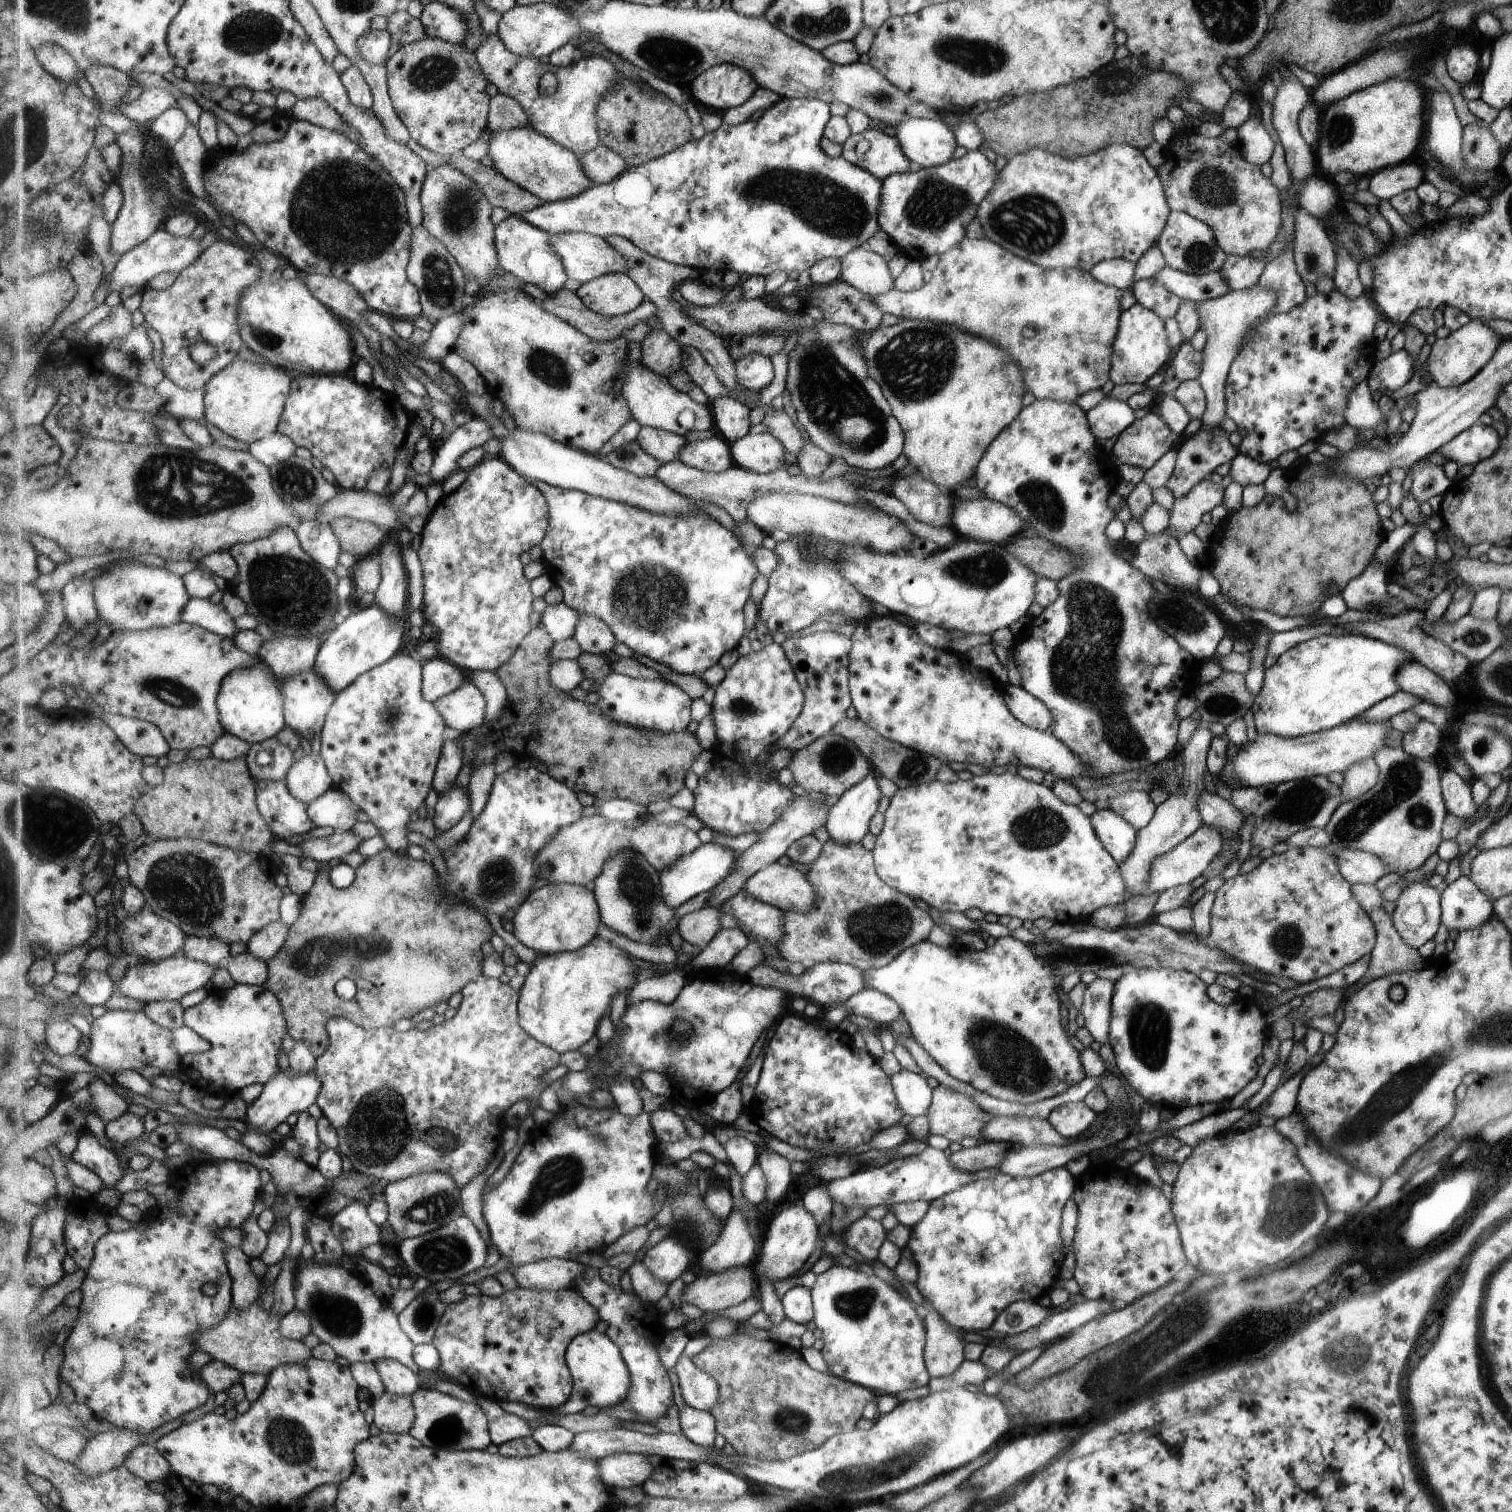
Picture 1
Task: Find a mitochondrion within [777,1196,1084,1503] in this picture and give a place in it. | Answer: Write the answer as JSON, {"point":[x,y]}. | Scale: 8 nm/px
{"point":[854,1476]}

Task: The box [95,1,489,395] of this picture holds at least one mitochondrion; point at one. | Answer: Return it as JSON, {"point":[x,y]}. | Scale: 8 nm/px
{"point":[309,182]}

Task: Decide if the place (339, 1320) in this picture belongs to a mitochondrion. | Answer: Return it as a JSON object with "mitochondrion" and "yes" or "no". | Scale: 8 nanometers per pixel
{"mitochondrion":"yes"}

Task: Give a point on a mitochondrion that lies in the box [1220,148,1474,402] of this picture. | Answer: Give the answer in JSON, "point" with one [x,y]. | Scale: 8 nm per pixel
{"point":[1311,262]}

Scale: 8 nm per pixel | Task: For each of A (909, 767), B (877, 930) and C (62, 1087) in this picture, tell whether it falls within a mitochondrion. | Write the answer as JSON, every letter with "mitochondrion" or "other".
{"A":"mitochondrion","B":"mitochondrion","C":"other"}

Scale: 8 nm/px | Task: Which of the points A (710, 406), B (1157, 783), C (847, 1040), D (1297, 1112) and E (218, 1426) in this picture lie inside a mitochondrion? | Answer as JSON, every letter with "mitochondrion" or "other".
{"A":"other","B":"other","C":"other","D":"other","E":"other"}

